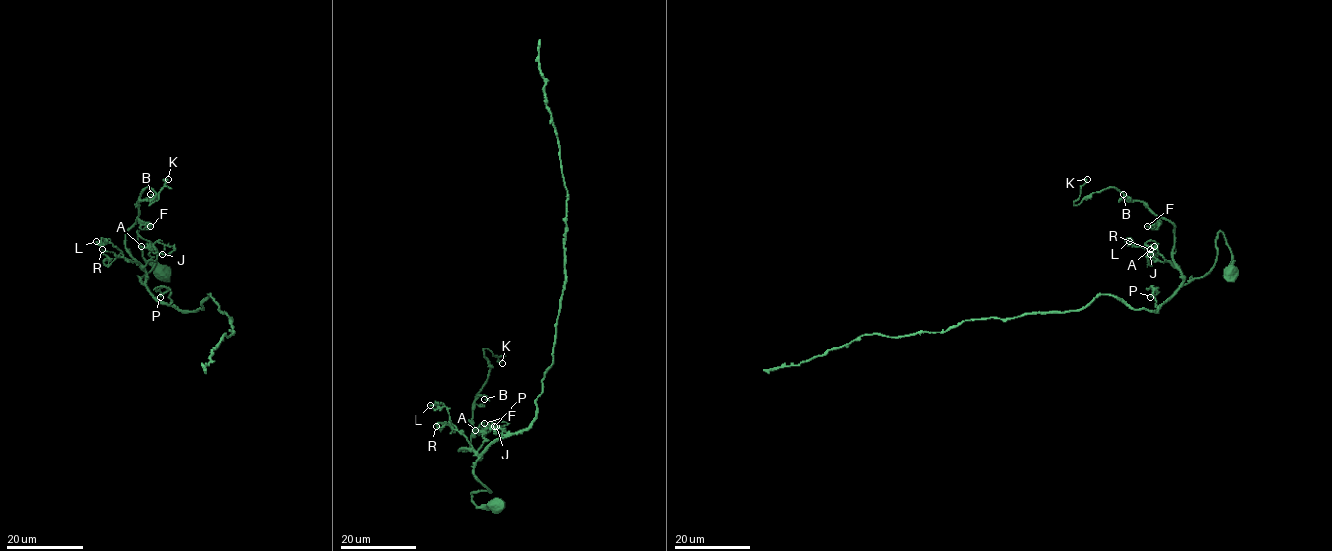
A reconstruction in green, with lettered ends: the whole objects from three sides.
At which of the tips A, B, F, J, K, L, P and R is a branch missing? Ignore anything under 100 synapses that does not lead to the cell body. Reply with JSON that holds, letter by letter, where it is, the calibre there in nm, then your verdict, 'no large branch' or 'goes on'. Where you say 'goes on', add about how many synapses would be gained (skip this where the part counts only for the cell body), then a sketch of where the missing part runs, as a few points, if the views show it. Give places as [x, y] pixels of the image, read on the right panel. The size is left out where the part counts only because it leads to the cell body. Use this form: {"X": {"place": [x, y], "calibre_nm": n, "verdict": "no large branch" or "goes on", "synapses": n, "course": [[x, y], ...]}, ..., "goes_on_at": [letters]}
{"A": {"place": [1154, 246], "calibre_nm": 120, "verdict": "no large branch"}, "B": {"place": [1123, 194], "calibre_nm": 180, "verdict": "no large branch"}, "F": {"place": [1147, 226], "calibre_nm": 140, "verdict": "no large branch"}, "J": {"place": [1150, 254], "calibre_nm": 80, "verdict": "no large branch"}, "K": {"place": [1087, 179], "calibre_nm": 170, "verdict": "no large branch"}, "L": {"place": [1129, 241], "calibre_nm": 150, "verdict": "no large branch"}, "P": {"place": [1150, 297], "calibre_nm": 150, "verdict": "no large branch"}, "R": {"place": [1150, 249], "calibre_nm": 130, "verdict": "no large branch"}, "goes_on_at": []}

